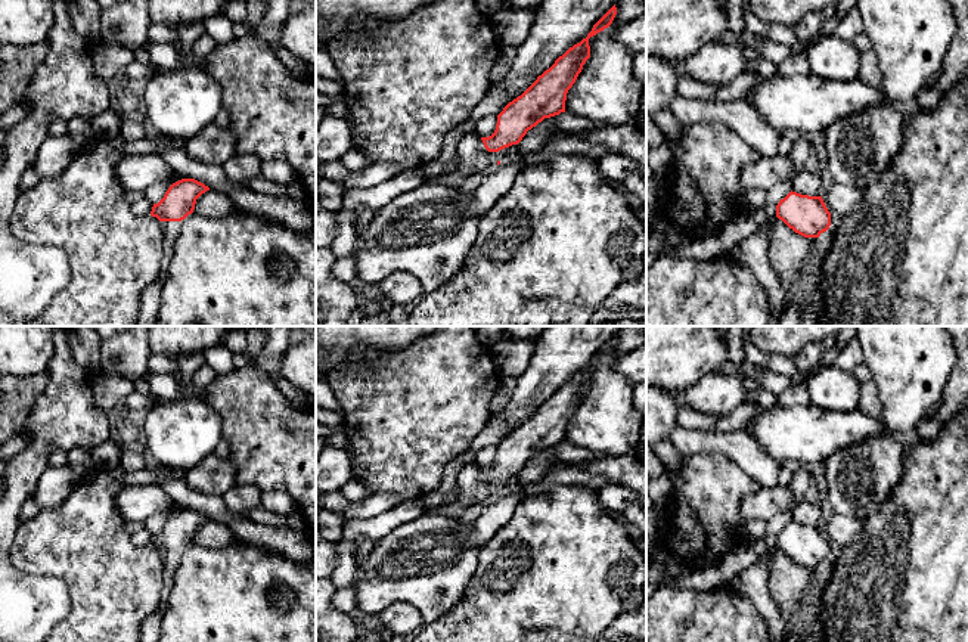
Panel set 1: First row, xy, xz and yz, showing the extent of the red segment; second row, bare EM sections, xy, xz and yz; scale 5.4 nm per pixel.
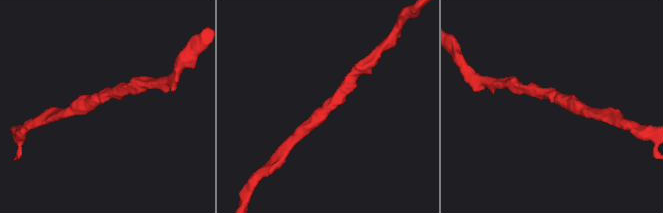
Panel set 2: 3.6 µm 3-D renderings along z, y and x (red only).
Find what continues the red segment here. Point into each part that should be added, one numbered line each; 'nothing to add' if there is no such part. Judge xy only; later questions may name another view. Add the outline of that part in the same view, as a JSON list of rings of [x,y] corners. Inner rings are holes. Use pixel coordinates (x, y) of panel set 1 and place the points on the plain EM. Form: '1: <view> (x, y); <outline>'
nothing to add

